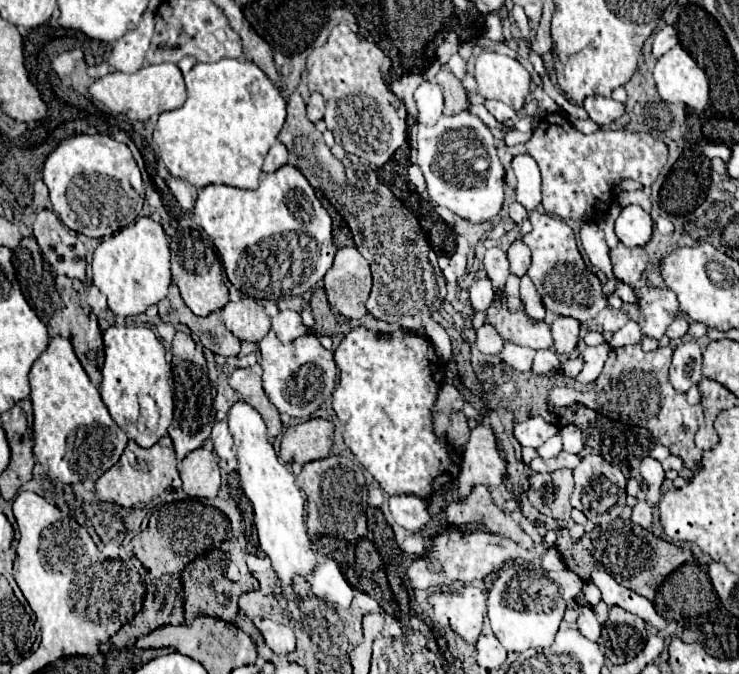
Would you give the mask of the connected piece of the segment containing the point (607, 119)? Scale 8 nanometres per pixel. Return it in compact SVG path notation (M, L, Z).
M590 95L584 101L584 109L588 111L590 119L598 125L610 125L614 123L618 117L624 115L624 105L608 99L608 97L598 97L598 95Z

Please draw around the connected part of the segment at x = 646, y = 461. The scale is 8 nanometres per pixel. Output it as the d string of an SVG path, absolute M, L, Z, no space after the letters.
M644 457L642 459L642 465L640 465L640 475L646 483L646 501L650 505L656 505L660 501L660 485L664 481L664 469L662 465L656 461L656 459L650 459L650 457Z

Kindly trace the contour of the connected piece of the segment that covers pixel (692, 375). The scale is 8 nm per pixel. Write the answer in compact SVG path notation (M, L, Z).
M686 341L674 349L668 379L674 389L688 391L702 379L702 351L696 341Z

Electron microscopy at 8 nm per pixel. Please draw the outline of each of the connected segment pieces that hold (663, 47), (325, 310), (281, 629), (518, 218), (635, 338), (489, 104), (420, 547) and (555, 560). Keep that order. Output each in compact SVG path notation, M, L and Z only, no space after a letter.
M664 25L662 29L658 29L658 33L654 35L654 43L652 43L652 55L658 59L662 57L668 49L672 49L678 43L678 35L676 29L672 25Z
M316 289L312 293L312 299L310 299L310 305L312 305L312 315L314 315L314 333L318 335L334 335L338 333L338 323L332 315L332 309L326 301L326 293L322 289Z
M260 619L256 623L256 627L260 629L266 645L276 653L276 655L288 655L294 651L296 647L296 639L290 627L282 625L282 623L274 623L270 619Z
M518 202L510 205L508 214L516 224L521 224L528 217L526 209Z
M629 321L620 331L616 331L612 337L610 337L610 347L616 349L616 347L624 347L624 345L632 345L632 343L640 343L642 341L642 333L640 333L640 327L634 321Z
M486 101L484 105L486 105L486 109L488 109L500 123L516 117L516 109L510 109L510 105L506 105L506 103L502 103L502 101Z
M410 533L404 543L402 543L402 549L406 553L412 553L412 555L424 555L426 551L426 545L424 545L424 537L420 533Z
M550 549L543 555L541 565L545 571L559 571L566 568L561 555L556 549Z

